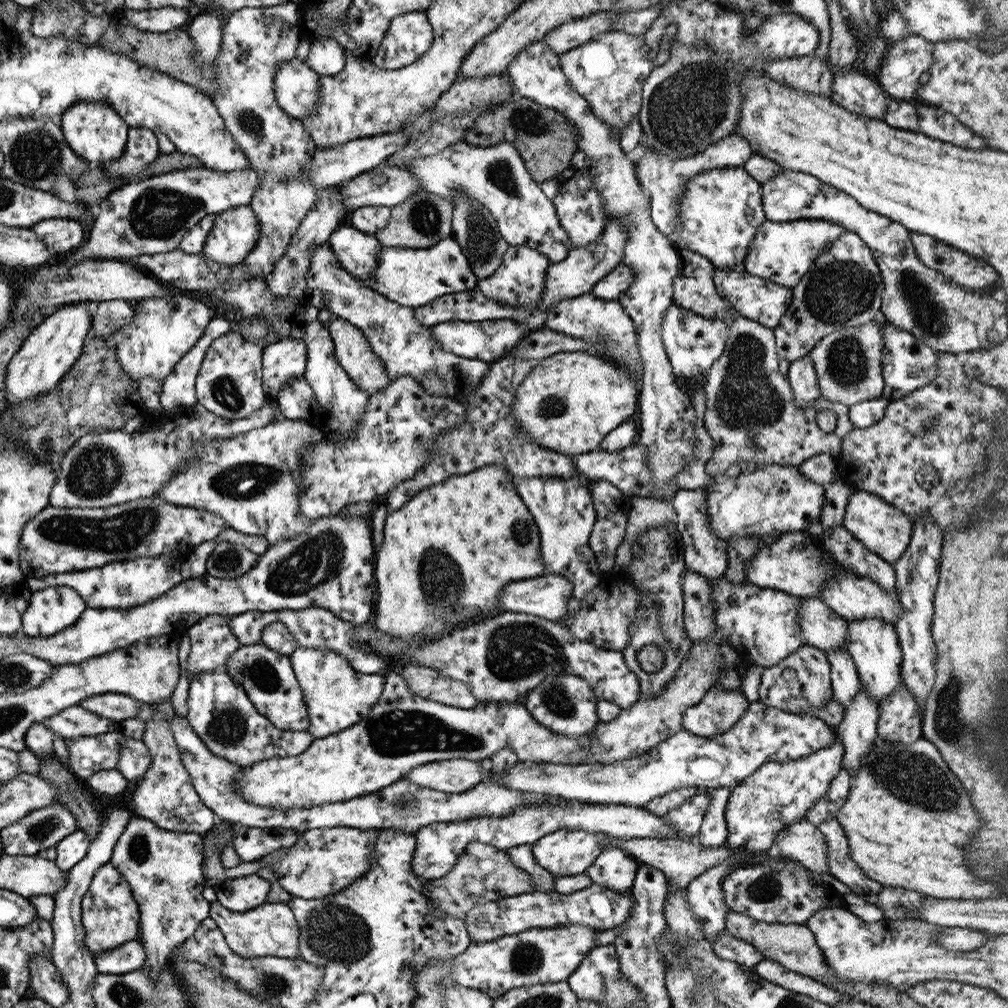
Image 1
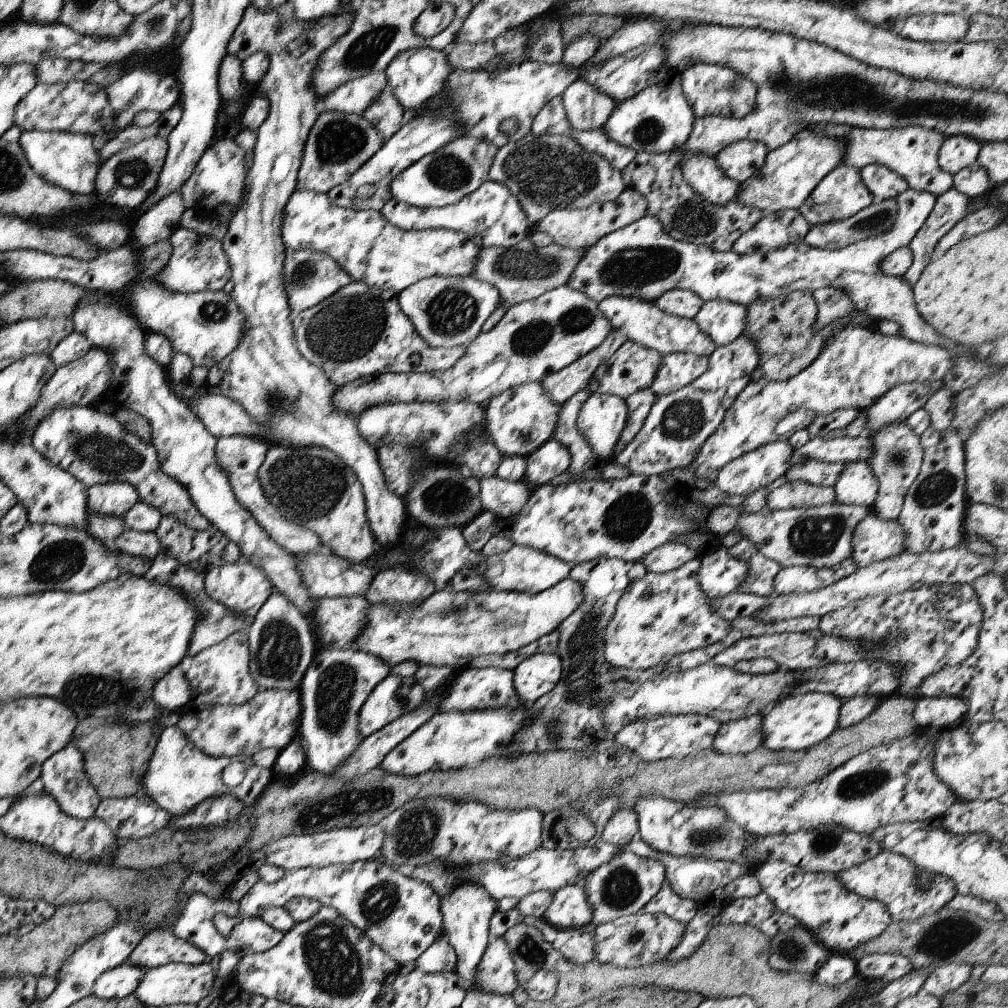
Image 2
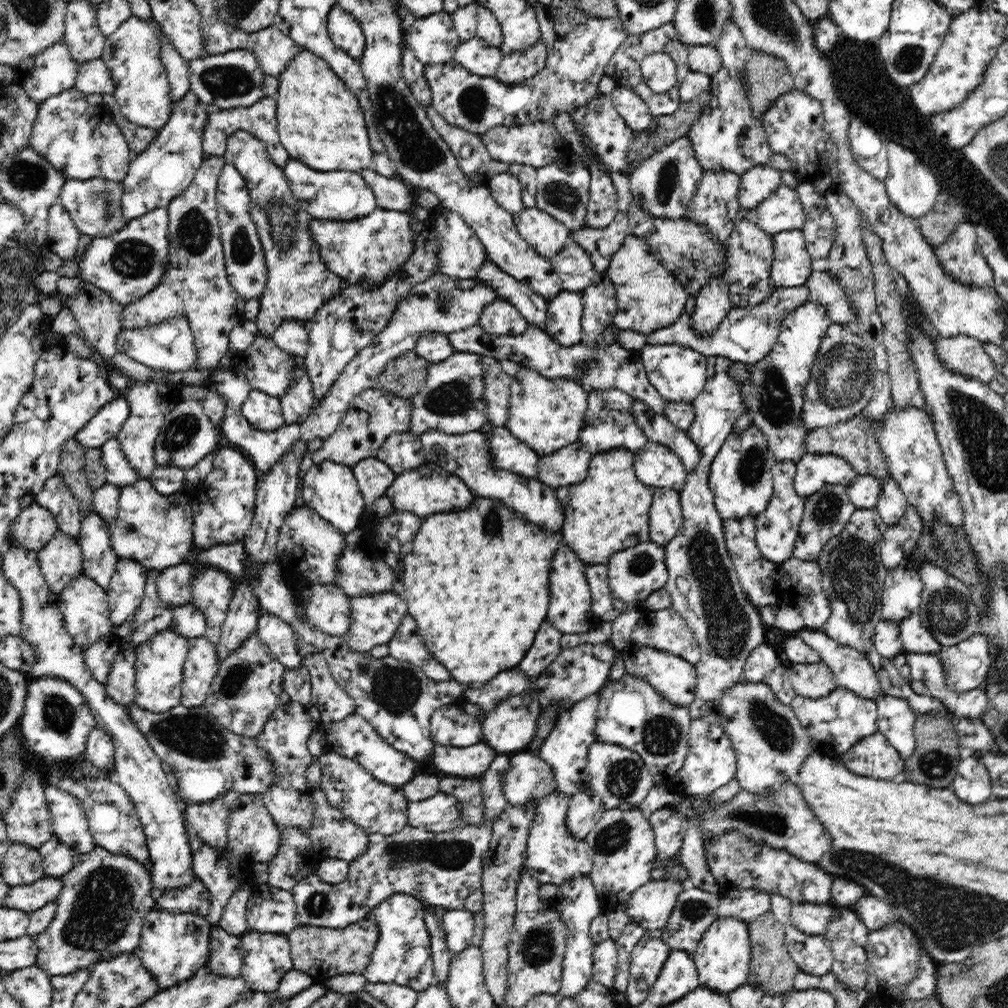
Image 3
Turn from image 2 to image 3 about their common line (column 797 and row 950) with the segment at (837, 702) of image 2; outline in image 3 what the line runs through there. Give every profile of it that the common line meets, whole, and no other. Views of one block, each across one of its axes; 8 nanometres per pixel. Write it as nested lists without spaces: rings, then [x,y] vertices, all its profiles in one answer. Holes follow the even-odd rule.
[[[717,916],[701,936],[697,949],[690,954],[696,965],[699,982],[703,986],[717,992],[732,992],[749,982],[749,966],[751,961],[751,942],[749,941],[748,923],[736,916]]]

